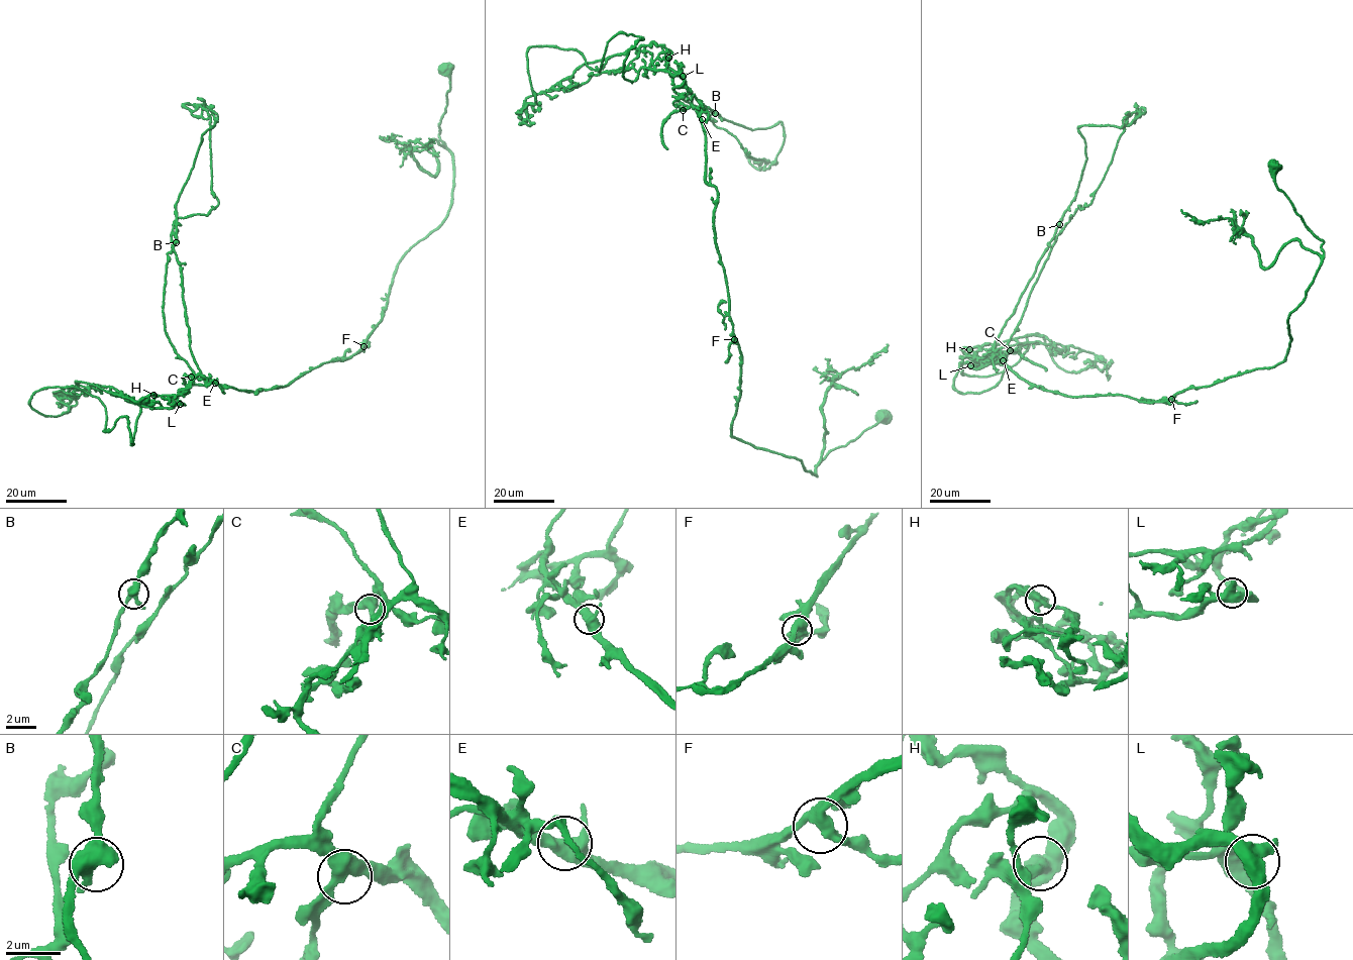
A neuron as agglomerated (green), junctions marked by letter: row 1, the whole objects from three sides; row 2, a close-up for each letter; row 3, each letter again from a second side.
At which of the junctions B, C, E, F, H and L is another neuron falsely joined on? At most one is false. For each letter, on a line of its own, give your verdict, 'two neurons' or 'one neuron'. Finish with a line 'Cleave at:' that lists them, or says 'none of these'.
B: one neuron
C: one neuron
E: one neuron
F: one neuron
H: two neurons
L: one neuron
Cleave at: H

